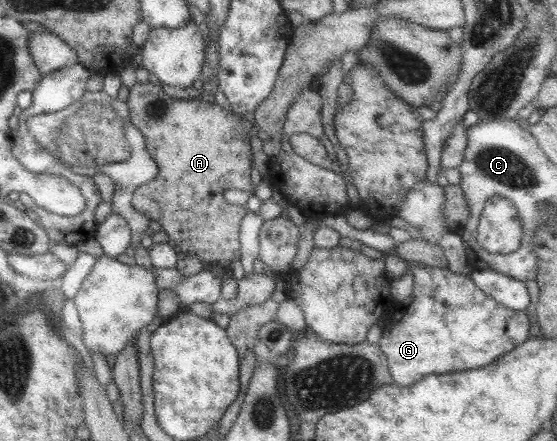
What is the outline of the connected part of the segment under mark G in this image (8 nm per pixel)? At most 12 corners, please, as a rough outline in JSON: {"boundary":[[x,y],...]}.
{"boundary":[[413,266],[377,347],[393,385],[478,369],[529,338],[448,268]]}

